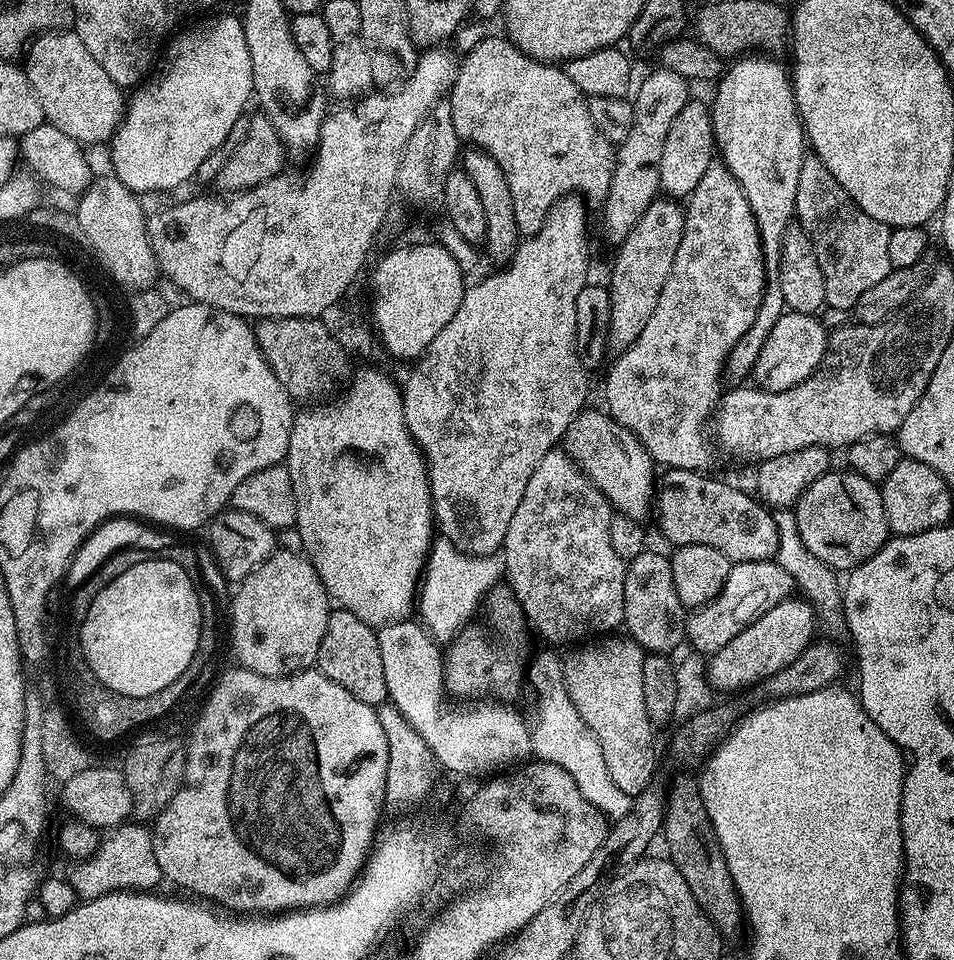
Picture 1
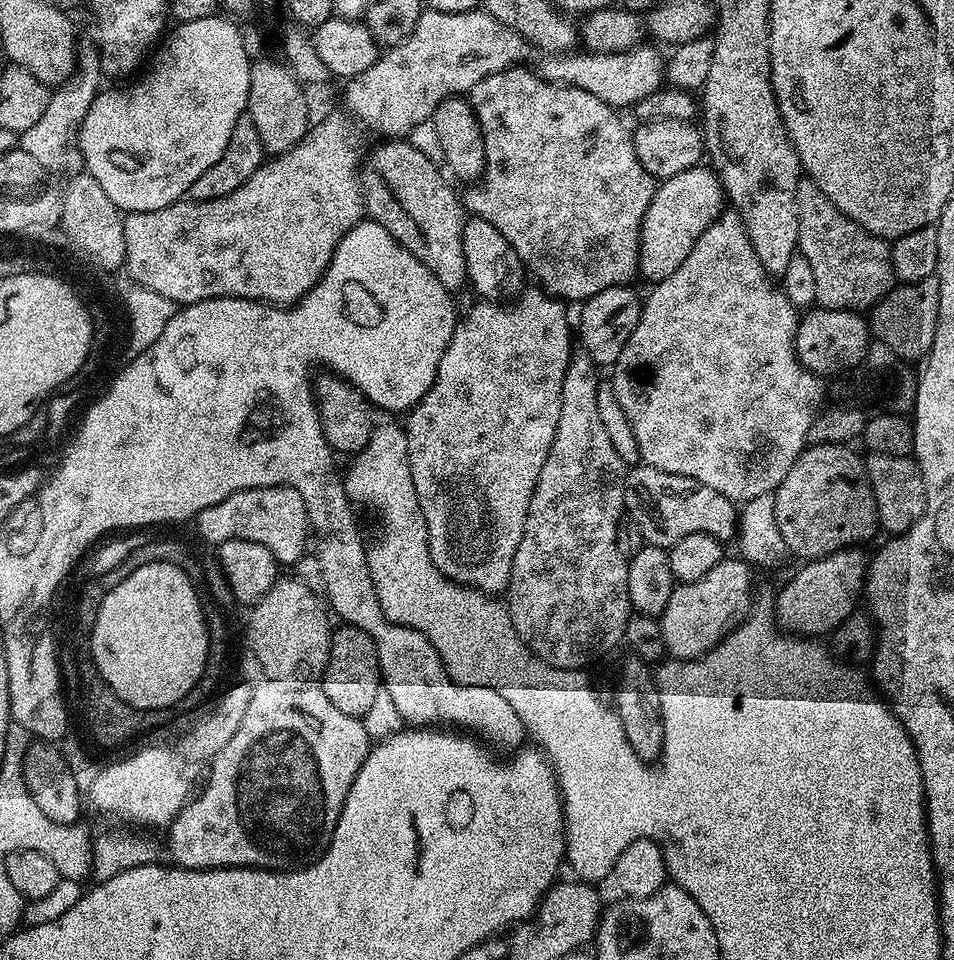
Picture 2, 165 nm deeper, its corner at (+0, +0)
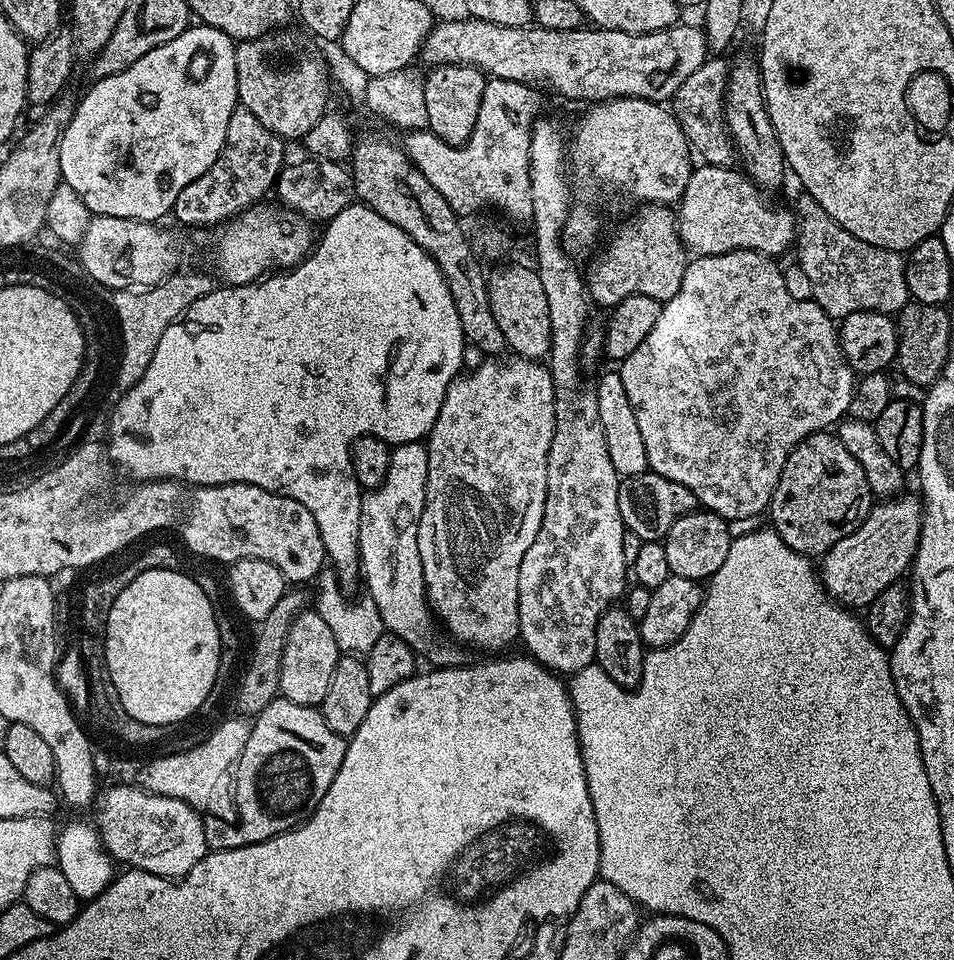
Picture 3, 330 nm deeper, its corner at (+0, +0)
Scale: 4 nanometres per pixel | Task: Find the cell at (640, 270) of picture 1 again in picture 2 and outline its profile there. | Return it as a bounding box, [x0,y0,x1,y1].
[640,166,726,282]

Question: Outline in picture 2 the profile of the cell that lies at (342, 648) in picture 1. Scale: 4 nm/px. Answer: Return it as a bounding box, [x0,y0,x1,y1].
[322,623,382,717]

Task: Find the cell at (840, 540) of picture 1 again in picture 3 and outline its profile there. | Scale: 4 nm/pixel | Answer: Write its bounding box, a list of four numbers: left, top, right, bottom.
[770,430,874,558]

